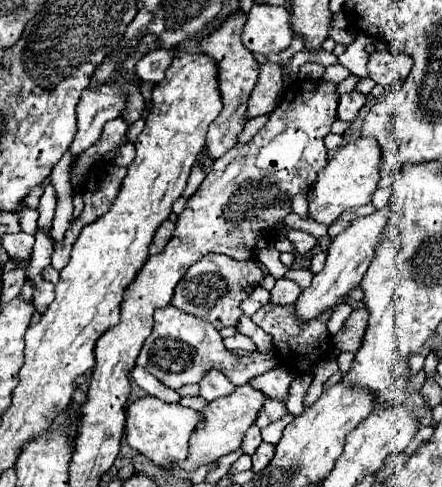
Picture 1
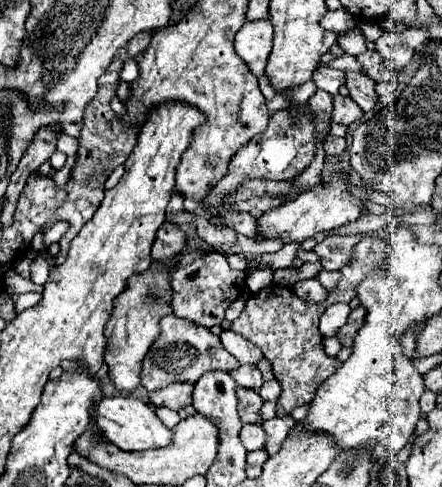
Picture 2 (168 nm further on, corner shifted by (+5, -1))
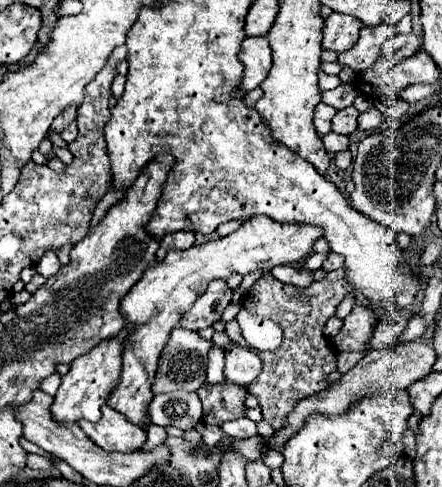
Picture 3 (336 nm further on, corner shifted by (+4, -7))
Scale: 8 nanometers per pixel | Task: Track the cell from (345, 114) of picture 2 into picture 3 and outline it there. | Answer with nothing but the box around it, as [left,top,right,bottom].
[331,106,357,134]

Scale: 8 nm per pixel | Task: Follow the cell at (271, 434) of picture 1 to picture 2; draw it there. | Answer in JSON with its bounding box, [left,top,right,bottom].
[262,416,296,456]

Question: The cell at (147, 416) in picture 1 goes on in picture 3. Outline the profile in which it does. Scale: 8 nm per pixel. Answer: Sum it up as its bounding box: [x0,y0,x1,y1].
[77,404,147,452]

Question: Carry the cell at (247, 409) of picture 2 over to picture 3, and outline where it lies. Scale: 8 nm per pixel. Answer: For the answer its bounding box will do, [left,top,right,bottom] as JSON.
[197,382,247,426]

